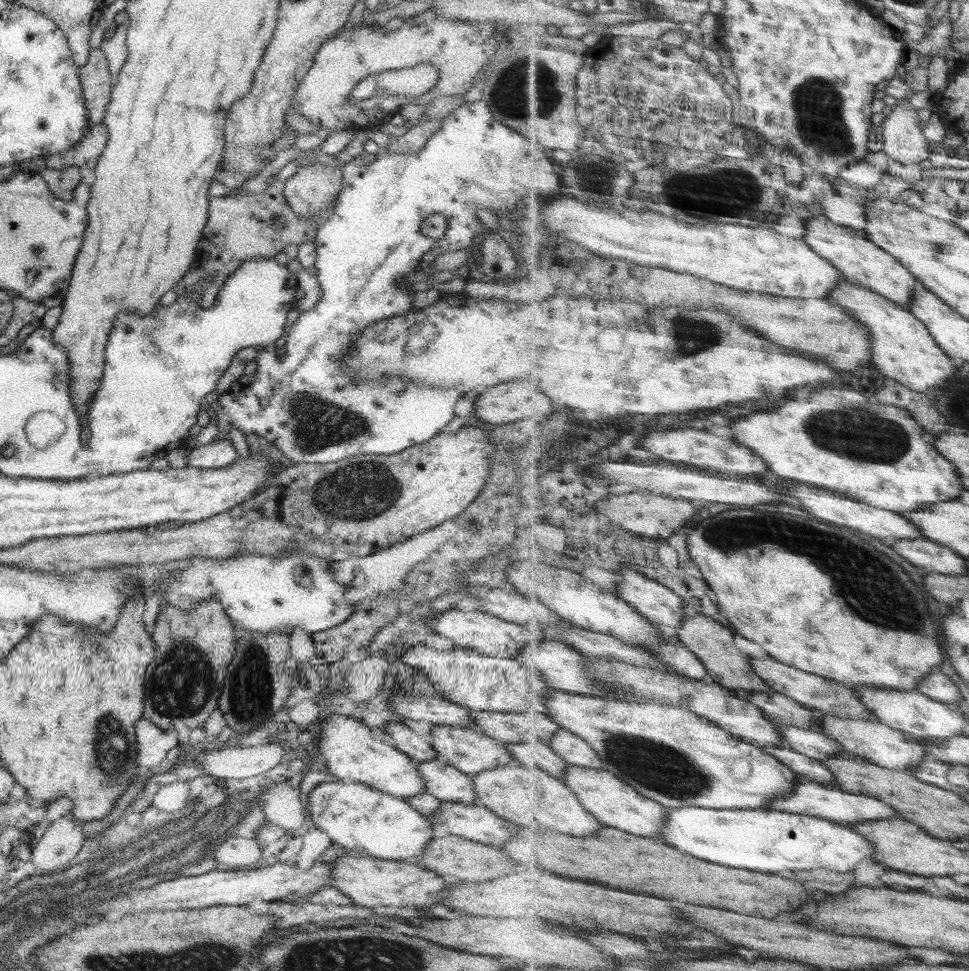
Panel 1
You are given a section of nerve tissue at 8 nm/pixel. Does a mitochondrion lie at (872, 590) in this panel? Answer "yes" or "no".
yes

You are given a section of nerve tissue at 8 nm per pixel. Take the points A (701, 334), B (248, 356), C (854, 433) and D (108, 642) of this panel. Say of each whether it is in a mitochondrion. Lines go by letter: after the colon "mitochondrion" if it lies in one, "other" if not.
A: mitochondrion
B: other
C: mitochondrion
D: other

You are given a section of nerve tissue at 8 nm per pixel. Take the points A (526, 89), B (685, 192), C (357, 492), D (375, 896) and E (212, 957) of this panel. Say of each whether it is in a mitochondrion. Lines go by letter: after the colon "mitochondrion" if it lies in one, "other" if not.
A: mitochondrion
B: mitochondrion
C: mitochondrion
D: other
E: mitochondrion

